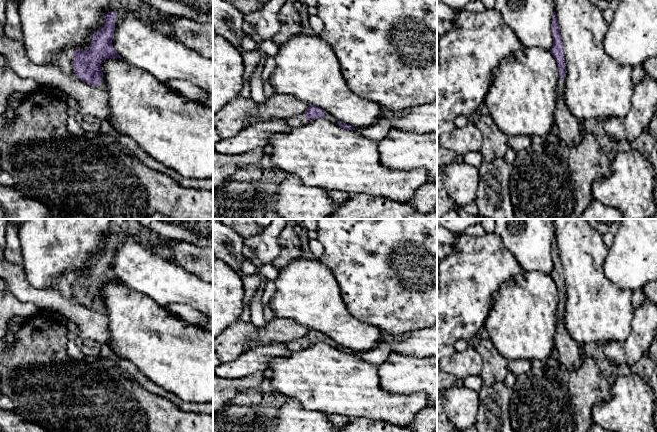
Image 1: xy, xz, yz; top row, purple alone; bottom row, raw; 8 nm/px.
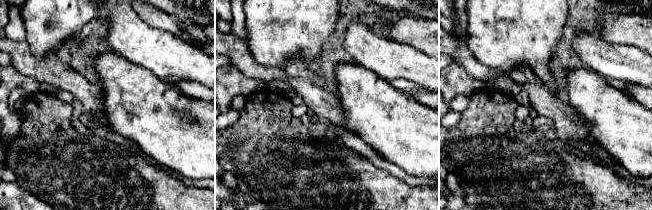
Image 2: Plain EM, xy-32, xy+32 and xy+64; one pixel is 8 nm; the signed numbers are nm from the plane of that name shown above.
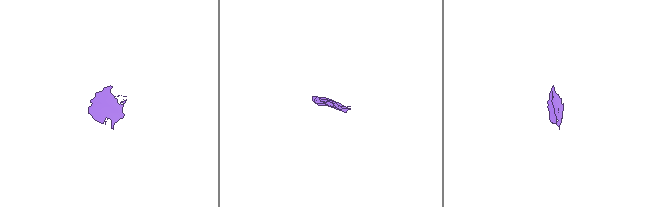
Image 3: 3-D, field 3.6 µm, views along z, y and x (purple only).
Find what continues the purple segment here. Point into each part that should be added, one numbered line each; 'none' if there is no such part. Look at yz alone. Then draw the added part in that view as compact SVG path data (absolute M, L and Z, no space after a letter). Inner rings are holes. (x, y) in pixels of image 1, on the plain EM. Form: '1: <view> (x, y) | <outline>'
1: yz (569, 354) | M559 302L557 307L554 342L559 352L559 363L569 371L579 369L583 358L578 343L570 336L565 324L565 302Z

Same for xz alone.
1: xz (282, 330) | M275 317L263 327L257 328L257 337L250 342L250 348L255 348L261 345L269 345L273 342L287 343L290 341L298 341L305 345L305 336L308 333L309 328L298 324L293 320Z

